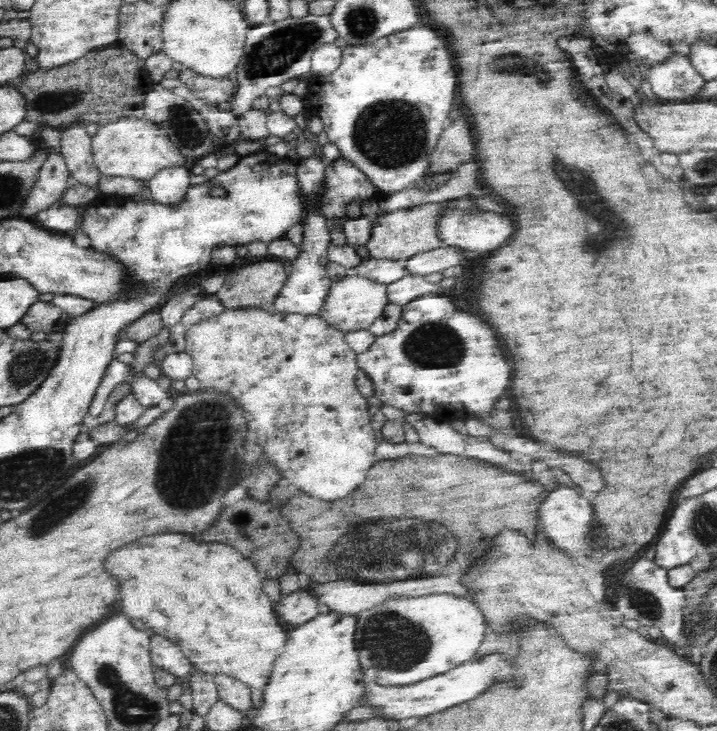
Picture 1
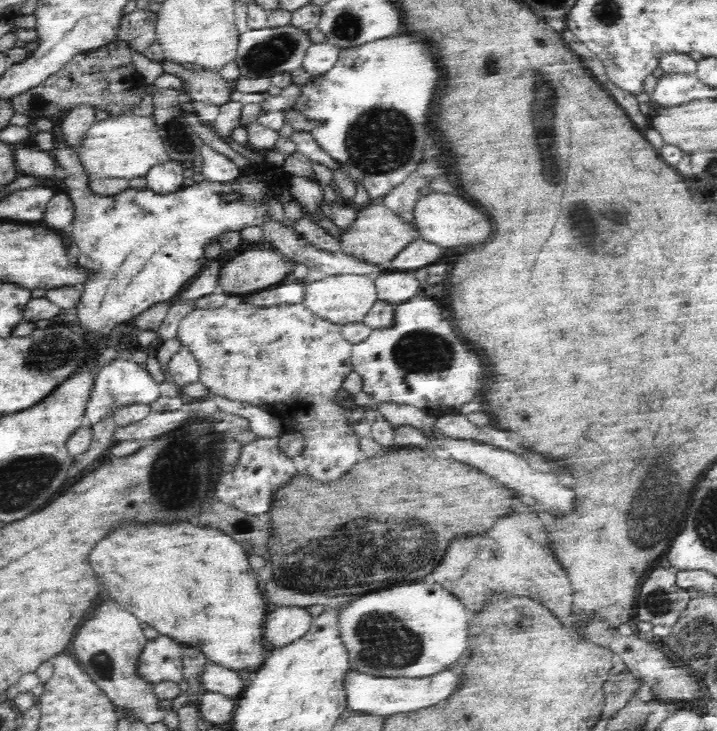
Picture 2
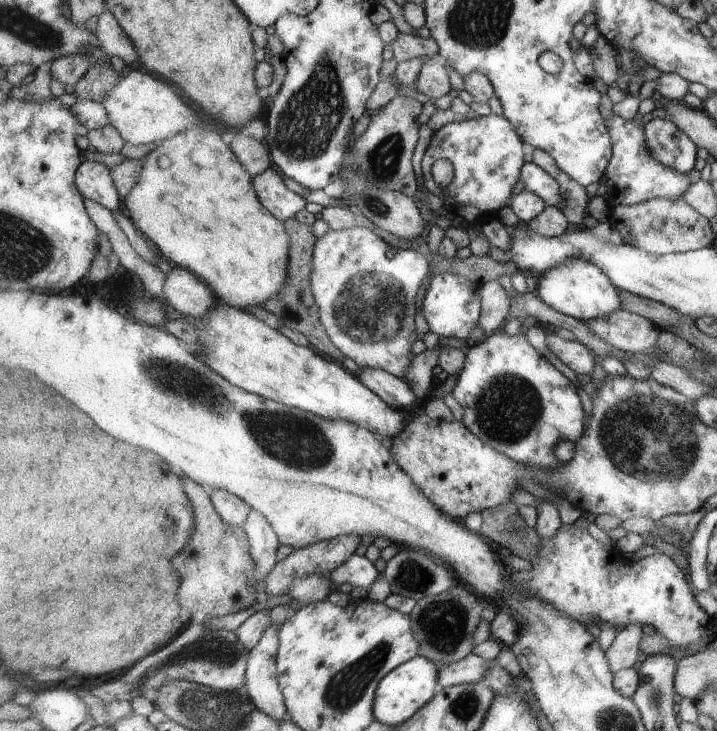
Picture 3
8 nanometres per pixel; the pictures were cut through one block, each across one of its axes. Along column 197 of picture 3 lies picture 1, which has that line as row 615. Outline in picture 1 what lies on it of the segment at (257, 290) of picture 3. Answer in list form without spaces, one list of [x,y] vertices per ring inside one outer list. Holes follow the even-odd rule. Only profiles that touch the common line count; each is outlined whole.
[[[152,534],[114,550],[104,568],[120,582],[120,610],[175,642],[195,668],[211,675],[224,674],[262,690],[274,660],[281,653],[290,630],[276,617],[264,591],[264,577],[240,551],[224,542],[196,542],[188,534]]]

